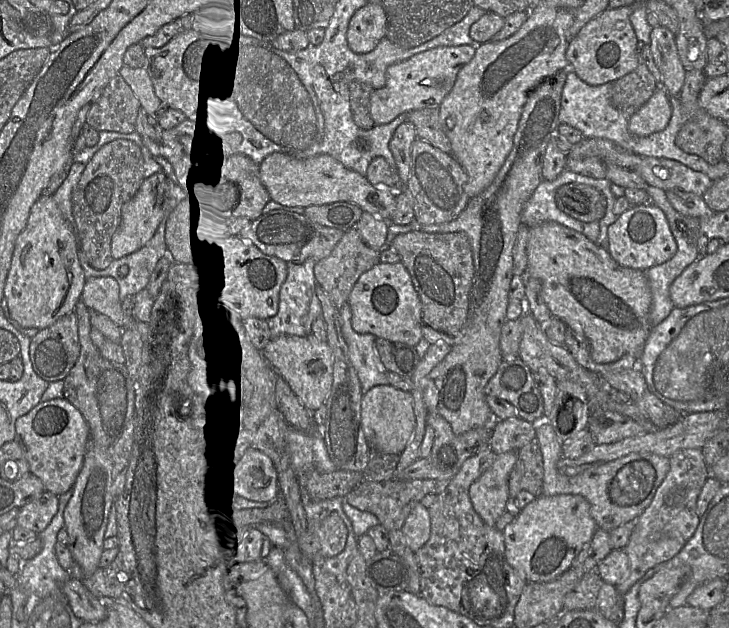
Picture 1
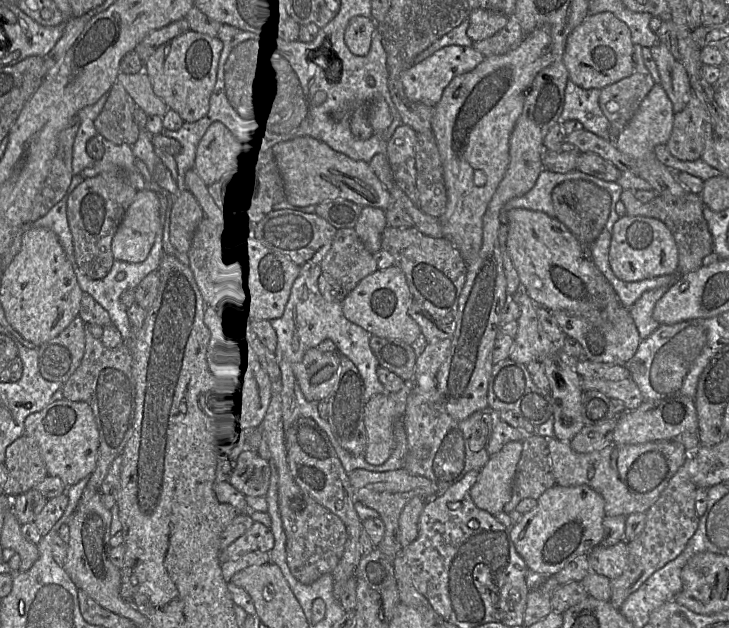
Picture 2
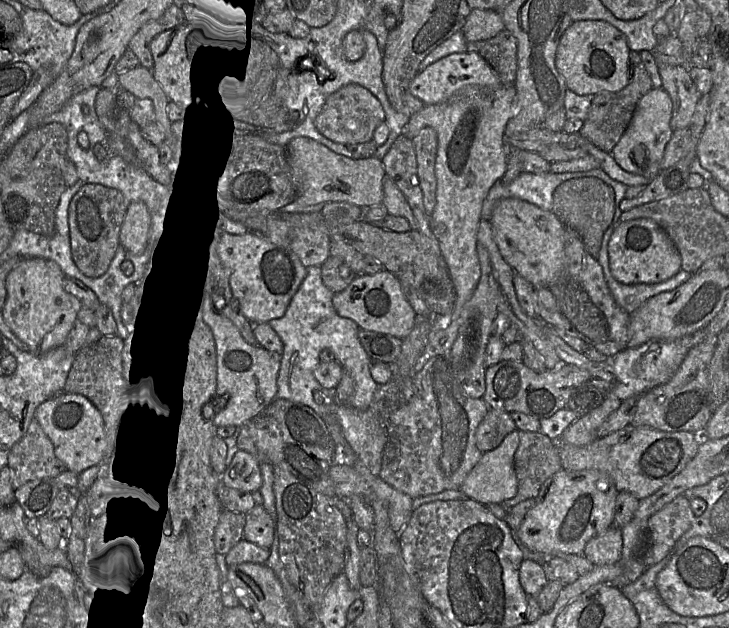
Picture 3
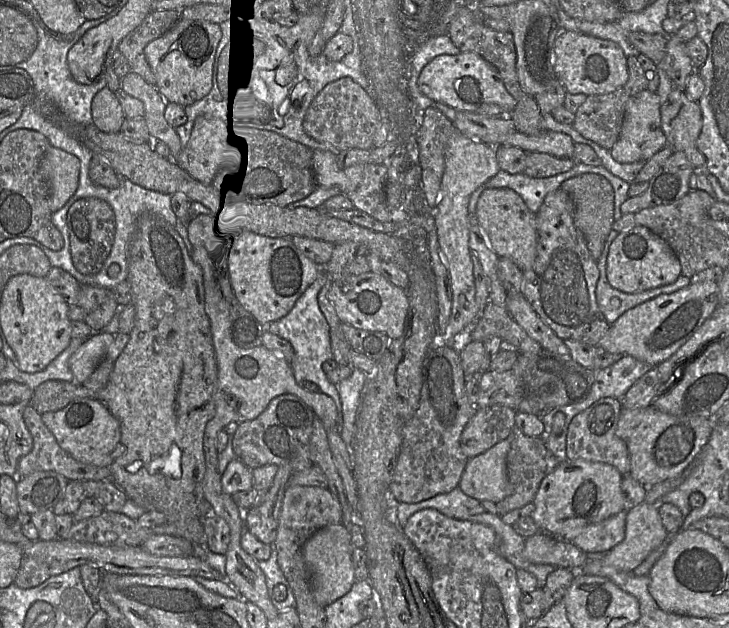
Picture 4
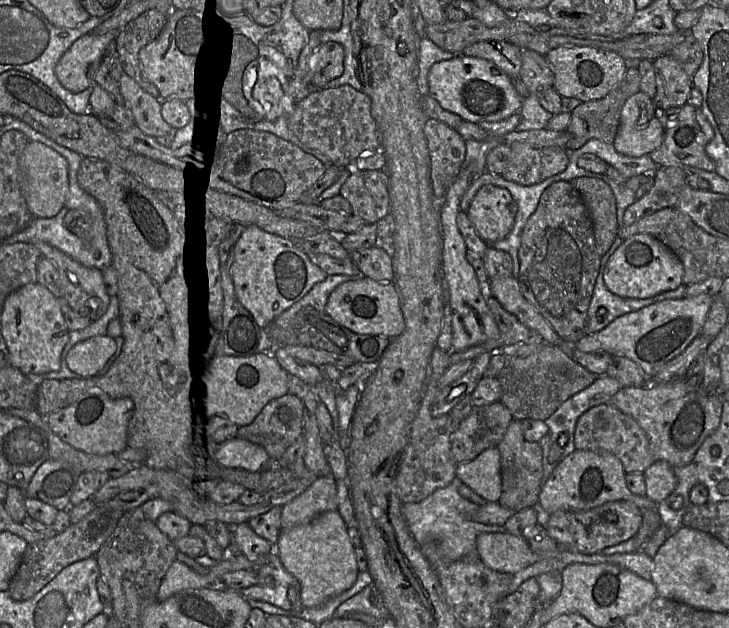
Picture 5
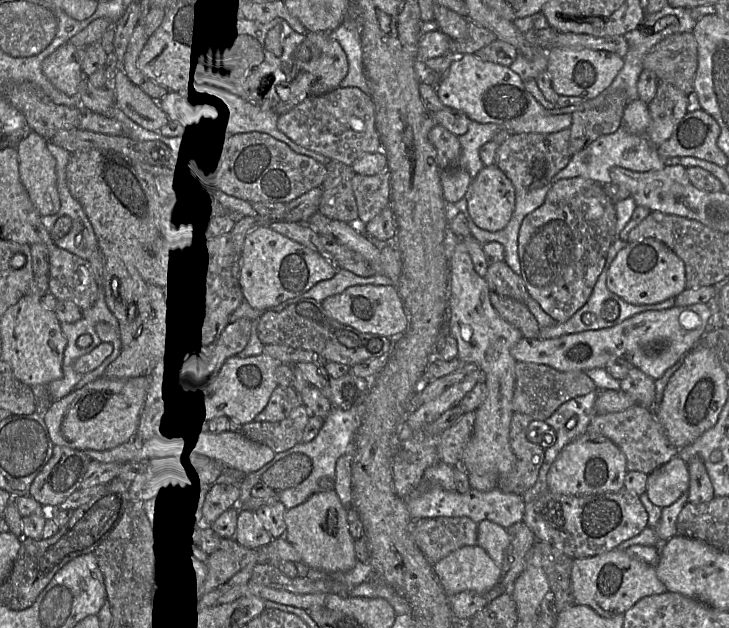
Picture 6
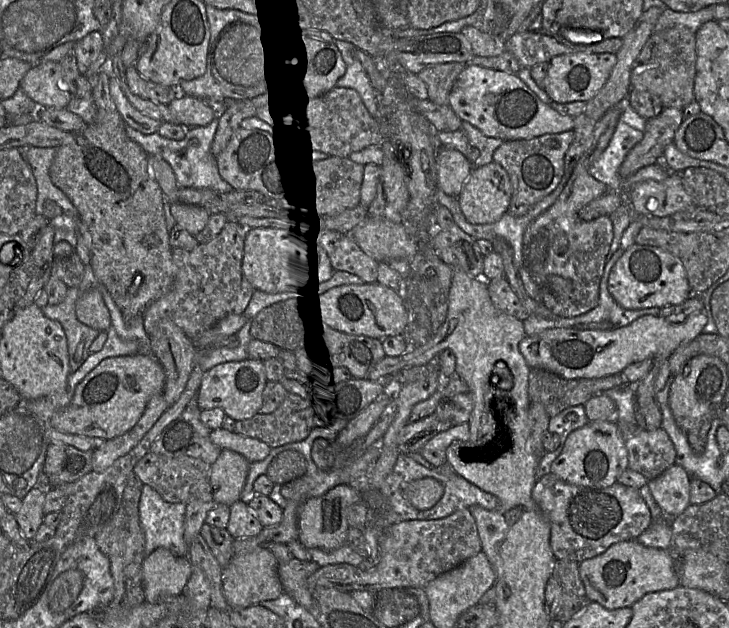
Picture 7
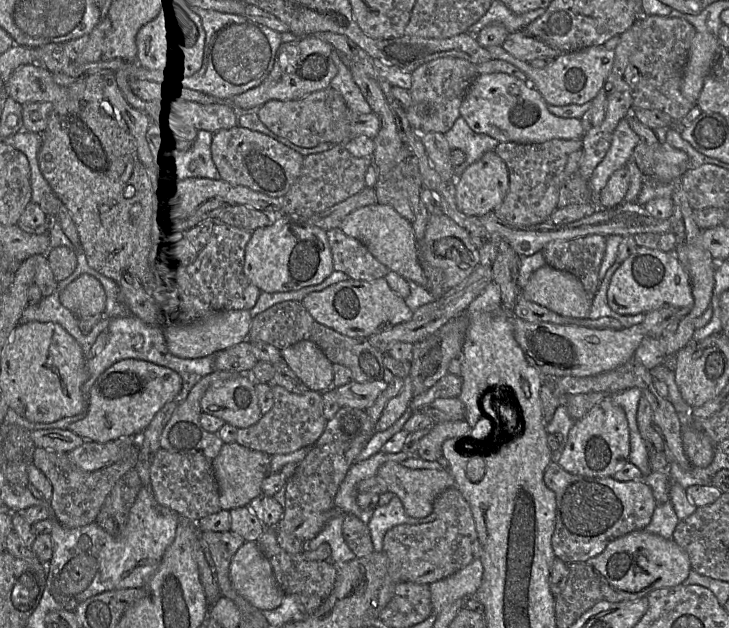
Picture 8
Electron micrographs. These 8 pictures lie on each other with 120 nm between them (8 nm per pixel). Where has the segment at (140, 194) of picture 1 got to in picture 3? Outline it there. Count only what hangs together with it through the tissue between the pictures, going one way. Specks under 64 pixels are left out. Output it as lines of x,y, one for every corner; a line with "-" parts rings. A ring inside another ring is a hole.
132,202
126,211
119,235
120,245
130,255
141,255
148,246
150,213
143,202

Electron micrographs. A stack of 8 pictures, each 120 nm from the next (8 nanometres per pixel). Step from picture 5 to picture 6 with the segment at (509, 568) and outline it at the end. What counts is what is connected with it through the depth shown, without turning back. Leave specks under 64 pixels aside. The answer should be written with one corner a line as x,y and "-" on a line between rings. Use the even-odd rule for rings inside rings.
485,520
478,523
477,545
483,548
499,567
503,567
510,546
510,535
507,529

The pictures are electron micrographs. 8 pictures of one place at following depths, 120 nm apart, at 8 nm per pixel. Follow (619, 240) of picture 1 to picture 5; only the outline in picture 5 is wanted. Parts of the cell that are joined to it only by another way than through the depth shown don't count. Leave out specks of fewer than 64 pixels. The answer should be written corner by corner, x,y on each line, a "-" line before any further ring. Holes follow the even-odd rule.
637,233
625,239
611,254
604,270
604,283
624,298
649,298
674,290
683,283
683,264
677,255
656,237

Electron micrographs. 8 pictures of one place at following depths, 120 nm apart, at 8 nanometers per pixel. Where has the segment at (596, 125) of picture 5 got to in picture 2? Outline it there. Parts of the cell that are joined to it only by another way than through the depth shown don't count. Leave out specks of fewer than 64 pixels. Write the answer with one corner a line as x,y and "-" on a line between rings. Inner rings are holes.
634,44
635,71
627,78
601,89
599,106
609,121
609,135
615,141
641,102
655,85
642,56
642,46

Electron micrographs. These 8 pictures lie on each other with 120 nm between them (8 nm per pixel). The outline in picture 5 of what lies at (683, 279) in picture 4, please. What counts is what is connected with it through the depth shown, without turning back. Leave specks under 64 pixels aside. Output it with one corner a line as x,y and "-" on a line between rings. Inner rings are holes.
617,235
609,250
602,256
598,276
595,281
590,305
587,310
585,334
592,334
607,327
616,318
645,306
667,299
684,297
686,286
681,284
674,290
662,292
649,298
624,298
612,293
604,283
604,270
612,253
624,240

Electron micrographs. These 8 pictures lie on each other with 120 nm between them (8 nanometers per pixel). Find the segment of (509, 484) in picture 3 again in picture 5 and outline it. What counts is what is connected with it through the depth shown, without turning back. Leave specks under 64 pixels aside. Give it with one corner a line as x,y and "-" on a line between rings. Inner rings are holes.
488,448
475,459
457,464
457,478
486,502
498,502
502,492
500,451

